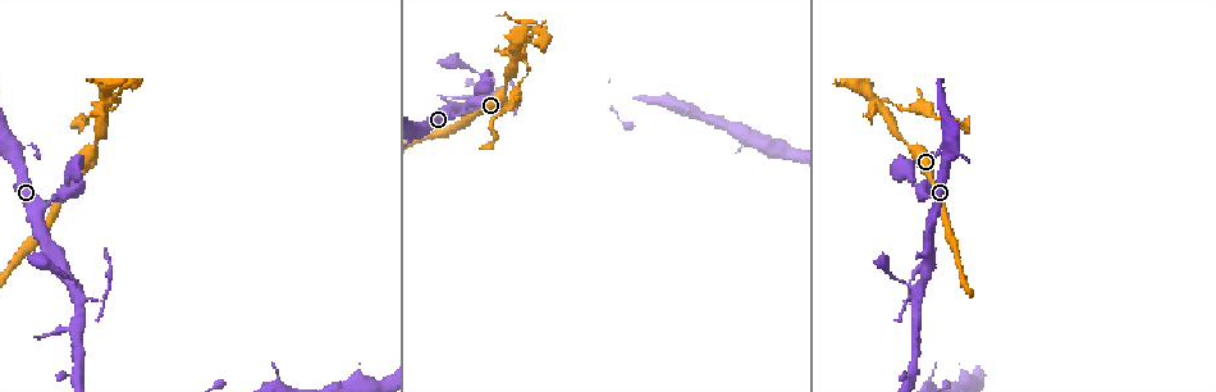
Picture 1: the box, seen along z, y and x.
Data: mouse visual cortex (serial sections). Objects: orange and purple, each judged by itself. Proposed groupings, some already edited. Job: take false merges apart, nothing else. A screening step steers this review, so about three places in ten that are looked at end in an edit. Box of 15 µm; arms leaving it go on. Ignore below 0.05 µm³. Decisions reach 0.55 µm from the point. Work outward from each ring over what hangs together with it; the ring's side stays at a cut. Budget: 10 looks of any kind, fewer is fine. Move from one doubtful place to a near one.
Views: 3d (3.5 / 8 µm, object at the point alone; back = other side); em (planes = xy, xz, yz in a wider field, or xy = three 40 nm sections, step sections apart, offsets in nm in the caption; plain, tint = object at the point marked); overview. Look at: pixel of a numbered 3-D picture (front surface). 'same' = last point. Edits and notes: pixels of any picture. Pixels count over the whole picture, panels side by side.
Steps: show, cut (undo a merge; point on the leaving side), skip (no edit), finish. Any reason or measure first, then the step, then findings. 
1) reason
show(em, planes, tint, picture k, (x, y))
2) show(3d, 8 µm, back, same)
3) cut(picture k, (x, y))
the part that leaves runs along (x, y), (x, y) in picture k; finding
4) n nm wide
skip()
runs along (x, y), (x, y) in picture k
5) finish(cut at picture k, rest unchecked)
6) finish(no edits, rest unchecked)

three-way junction
show(3d, 8 µm, picture 1, (9, 151))

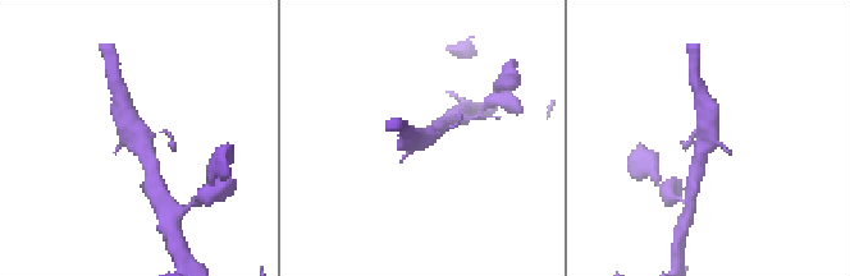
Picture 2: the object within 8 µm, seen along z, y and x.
show(em, xy, step 3, tint, picture 2, (137, 139))

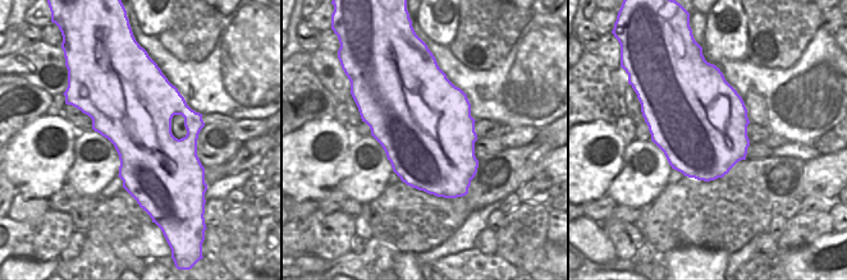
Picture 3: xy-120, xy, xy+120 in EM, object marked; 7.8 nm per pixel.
skip()
continuous, no second cell

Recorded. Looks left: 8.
arms run side by side
show(3d, 3.5 µm, picture 1, (107, 104))

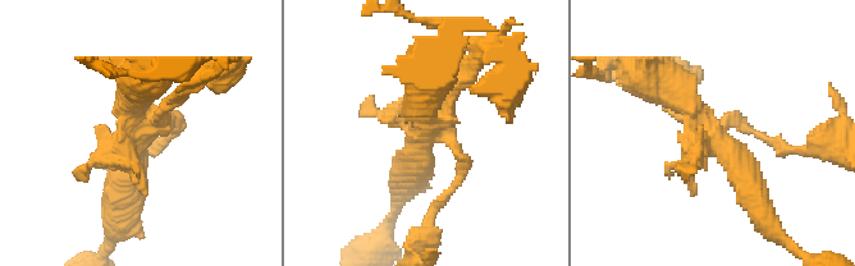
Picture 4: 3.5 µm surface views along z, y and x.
shape alone is not enough
show(em, planes, tint, picture 4, (141, 129))

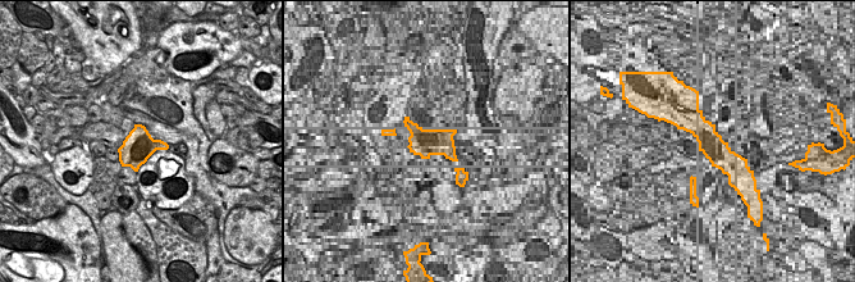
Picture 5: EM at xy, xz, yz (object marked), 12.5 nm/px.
cut(picture 4, (490, 79))
the part that leaves runs along (446, 132), (461, 178), (426, 230) in picture 4; a second cell is stuck on

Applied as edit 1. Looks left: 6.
show(3d, 8 µm, picture 1, (73, 170))

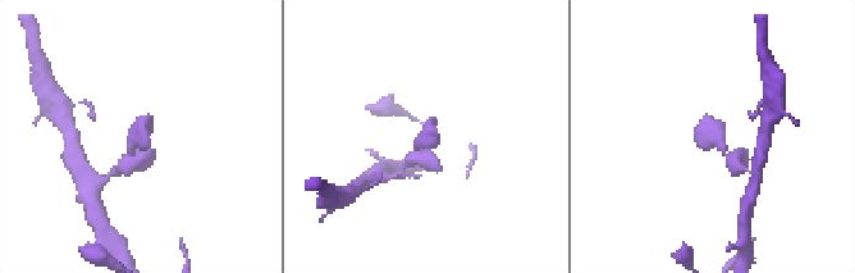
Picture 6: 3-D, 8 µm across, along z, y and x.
show(em, xy, step 3, tint, picture 6, (716, 132))

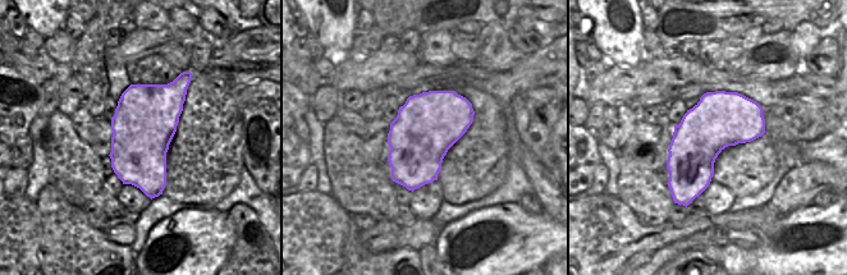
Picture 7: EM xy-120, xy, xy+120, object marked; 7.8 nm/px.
skip()
runs along (735, 162), (717, 140), (712, 115) in picture 6; continuous, no second cell

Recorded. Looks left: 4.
sharp bend
show(3d, 8 µm, picture 1, (511, 84))

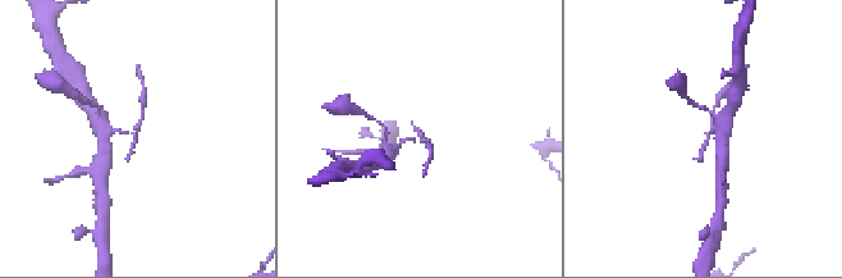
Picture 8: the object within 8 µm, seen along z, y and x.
show(em, xy, step 5, tint, picture 8, (704, 132))

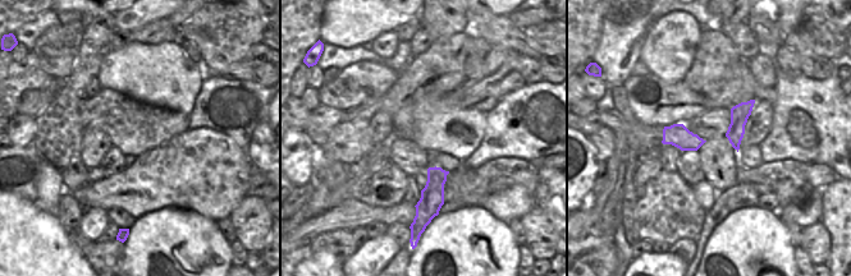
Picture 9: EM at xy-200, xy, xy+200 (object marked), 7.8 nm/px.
cut(picture 8, (142, 99))
the part that leaves runs along (124, 132), (138, 130), (145, 94) in picture 8; a second cell is stuck on

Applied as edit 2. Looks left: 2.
finish(cut at picture 4, cut at picture 8, rest unchecked)

